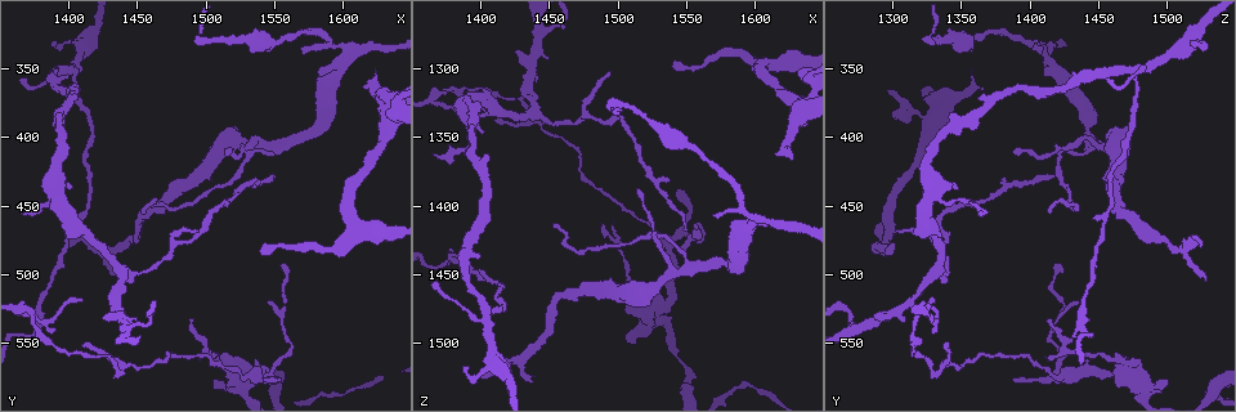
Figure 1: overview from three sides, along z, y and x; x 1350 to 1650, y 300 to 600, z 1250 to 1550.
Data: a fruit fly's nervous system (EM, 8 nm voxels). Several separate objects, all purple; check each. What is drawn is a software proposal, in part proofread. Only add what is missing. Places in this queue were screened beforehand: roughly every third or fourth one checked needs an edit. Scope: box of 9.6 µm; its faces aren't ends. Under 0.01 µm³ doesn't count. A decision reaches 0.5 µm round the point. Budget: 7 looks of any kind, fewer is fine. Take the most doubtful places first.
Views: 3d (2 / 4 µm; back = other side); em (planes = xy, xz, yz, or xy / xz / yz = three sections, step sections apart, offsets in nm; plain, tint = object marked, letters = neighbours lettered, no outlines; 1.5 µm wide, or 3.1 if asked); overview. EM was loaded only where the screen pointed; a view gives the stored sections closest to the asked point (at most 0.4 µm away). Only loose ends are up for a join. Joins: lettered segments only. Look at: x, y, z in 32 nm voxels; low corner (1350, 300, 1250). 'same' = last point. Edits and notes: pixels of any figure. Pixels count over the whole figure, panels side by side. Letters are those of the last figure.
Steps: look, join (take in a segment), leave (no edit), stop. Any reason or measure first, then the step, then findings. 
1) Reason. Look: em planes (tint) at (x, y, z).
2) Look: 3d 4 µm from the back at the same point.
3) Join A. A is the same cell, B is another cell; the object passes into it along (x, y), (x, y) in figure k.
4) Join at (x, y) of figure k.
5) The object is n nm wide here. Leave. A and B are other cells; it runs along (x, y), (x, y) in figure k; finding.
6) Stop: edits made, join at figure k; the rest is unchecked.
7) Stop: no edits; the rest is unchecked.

Branch stops here. Look: em planes (plain) at (1624, 350, 1356).

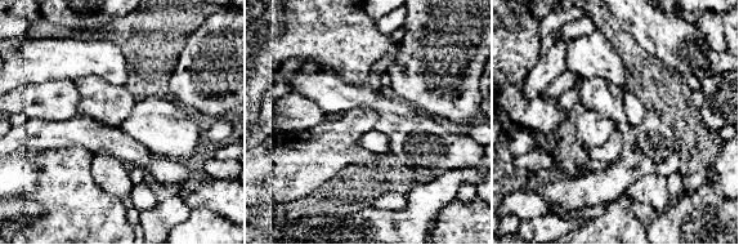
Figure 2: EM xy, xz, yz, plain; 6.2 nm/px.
Look: em planes (letters) at the same point.

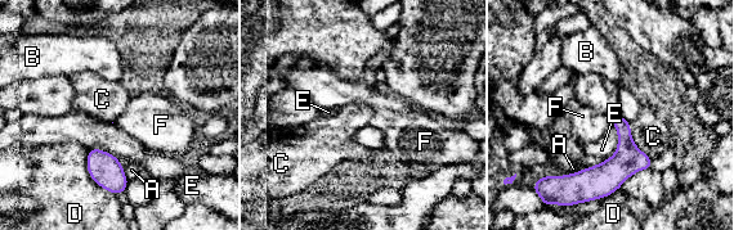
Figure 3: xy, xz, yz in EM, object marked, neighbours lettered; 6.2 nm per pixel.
Join C. C is the same cell, A, B, D, E and F are other cells; the object passes into it along (611, 174), (634, 141), (653, 136) in figure 3; the neuron continues.

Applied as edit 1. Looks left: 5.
Look: overview.

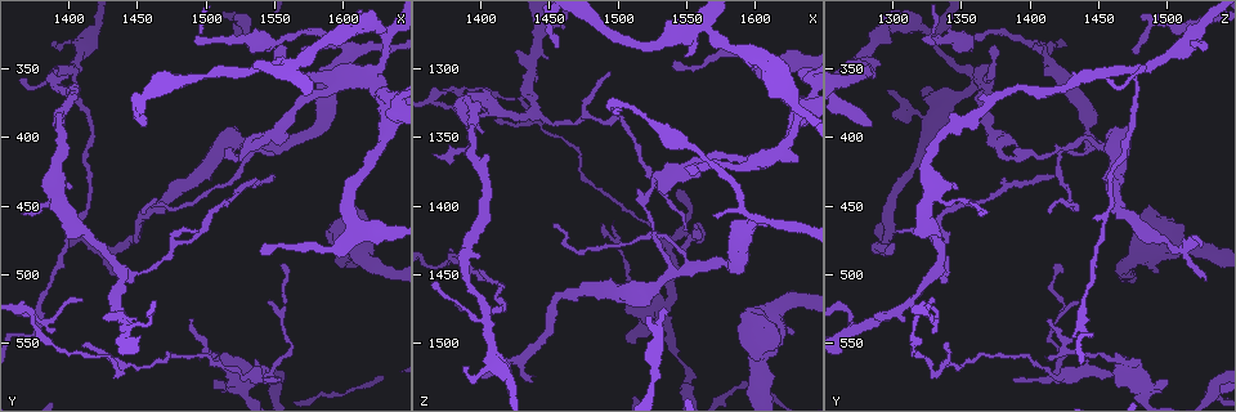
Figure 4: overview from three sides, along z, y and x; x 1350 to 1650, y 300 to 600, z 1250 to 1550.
Thin end. Look: 3d 2 µm at (1544, 578, 1386).

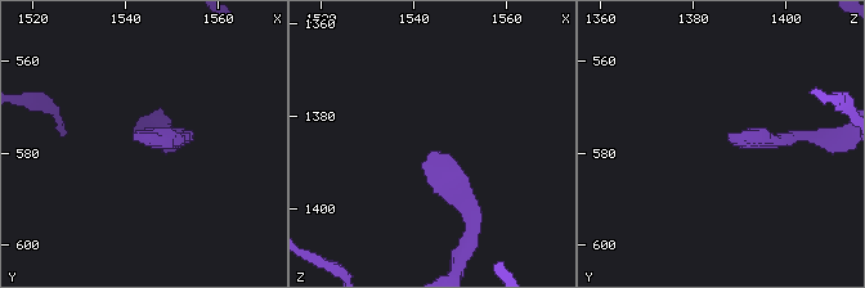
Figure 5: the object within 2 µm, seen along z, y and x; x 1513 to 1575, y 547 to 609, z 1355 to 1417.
Shape alone is not enough. Look: em xz step 4 (tint) at (1544, 576, 1388).

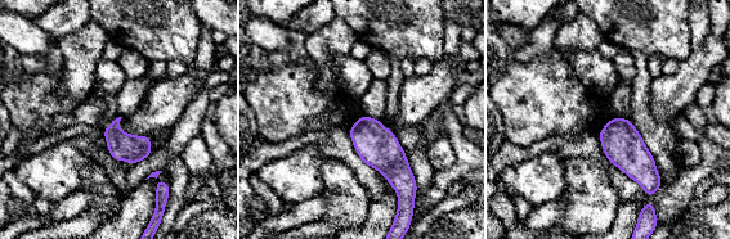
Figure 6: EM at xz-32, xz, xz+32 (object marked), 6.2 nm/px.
Look: em planes (letters) at the same point.

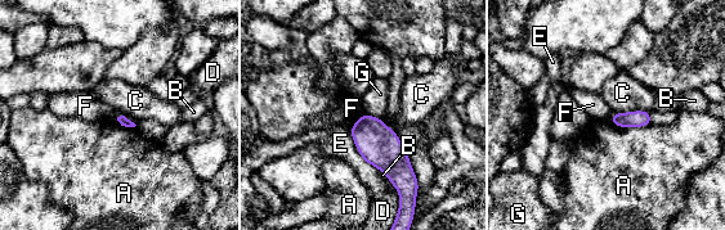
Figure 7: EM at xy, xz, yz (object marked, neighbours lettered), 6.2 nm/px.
Leave. A, B, C, D, E, F and G are other cells; a border runs along (365, 113), (350, 126) in figure 7; no lettered segment goes on from it.

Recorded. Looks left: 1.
Stop: edits made, join at figure 3; the rest is unchecked.

